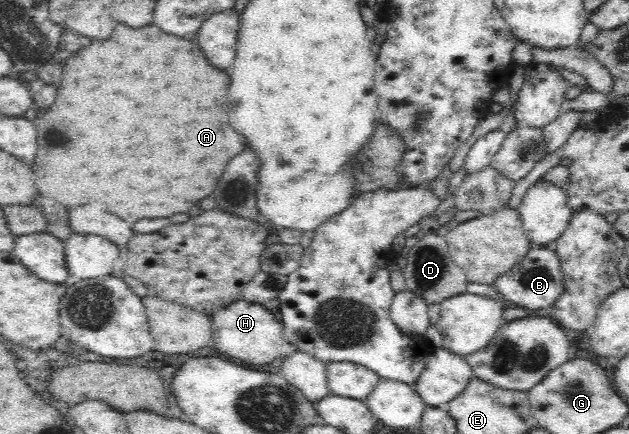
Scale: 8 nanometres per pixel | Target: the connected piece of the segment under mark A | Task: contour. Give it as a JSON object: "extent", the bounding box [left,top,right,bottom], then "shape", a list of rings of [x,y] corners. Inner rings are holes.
{"extent":[29,24,246,224],"shape":[[[117,24],[110,39],[93,40],[92,43],[94,45],[88,45],[86,49],[68,58],[62,73],[62,85],[57,89],[58,97],[54,105],[46,109],[40,119],[33,119],[36,126],[37,149],[29,166],[34,174],[34,187],[38,191],[38,197],[52,199],[64,207],[86,205],[90,201],[102,201],[108,205],[106,209],[110,213],[122,217],[124,221],[131,224],[135,224],[142,218],[158,219],[158,217],[170,217],[174,213],[188,211],[192,205],[196,205],[200,199],[204,199],[206,195],[214,191],[216,179],[222,175],[228,159],[232,159],[246,147],[246,141],[242,139],[242,135],[234,133],[232,127],[228,125],[228,115],[226,115],[228,75],[224,71],[214,69],[194,41],[166,35],[154,24],[144,26],[142,29],[130,29],[126,24]]]}

